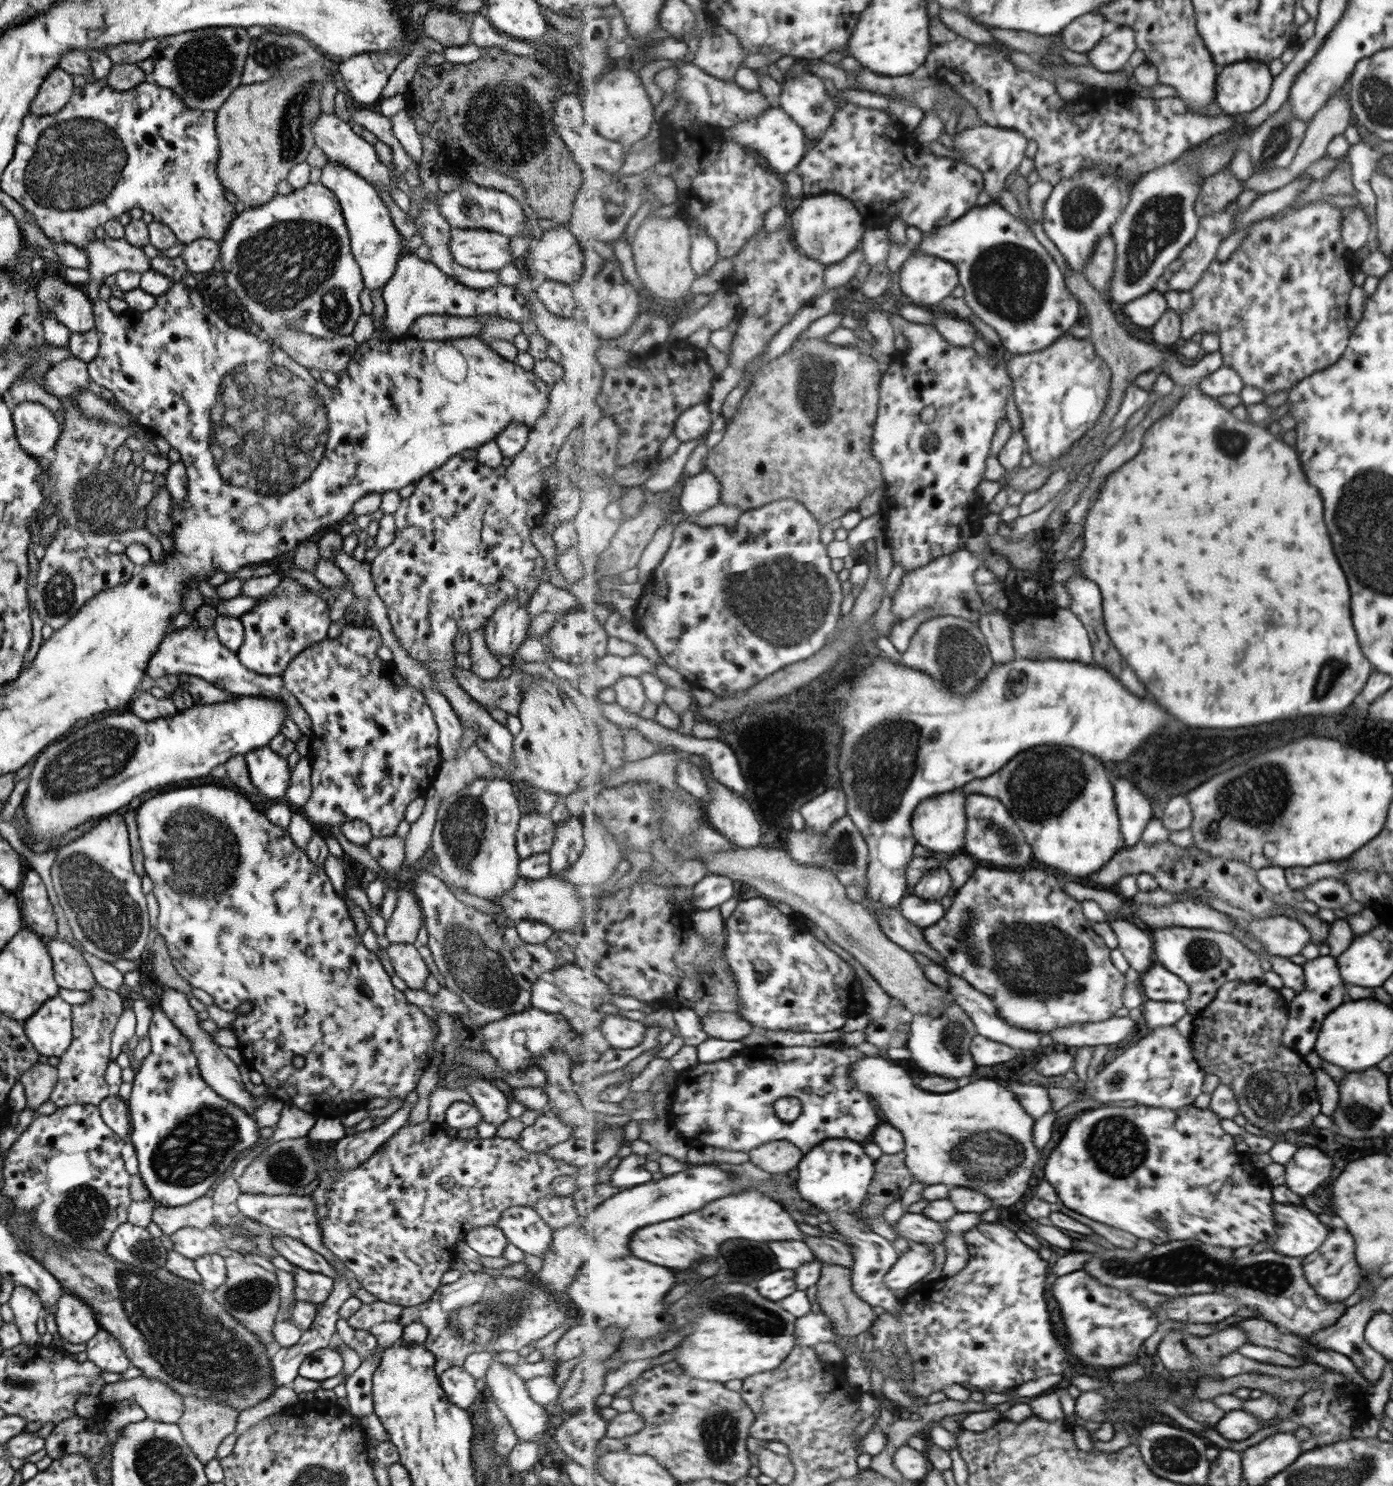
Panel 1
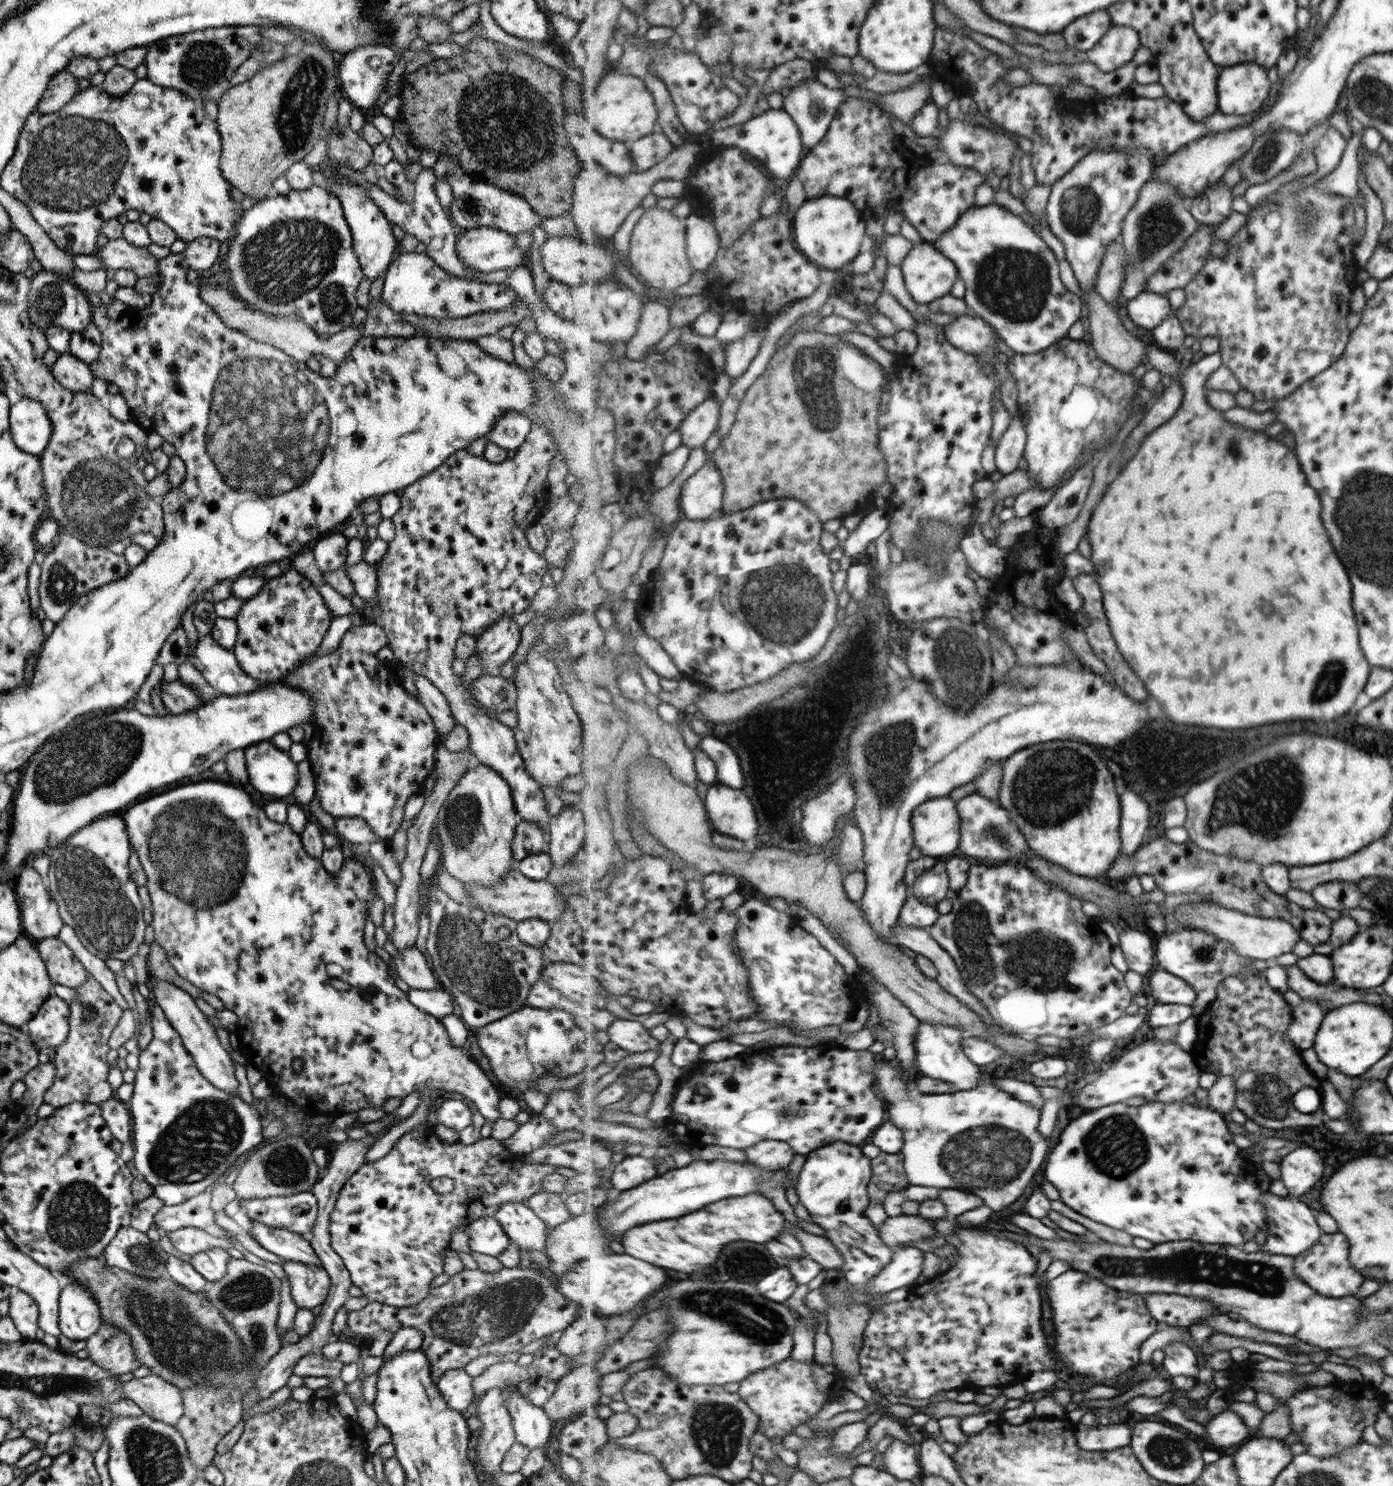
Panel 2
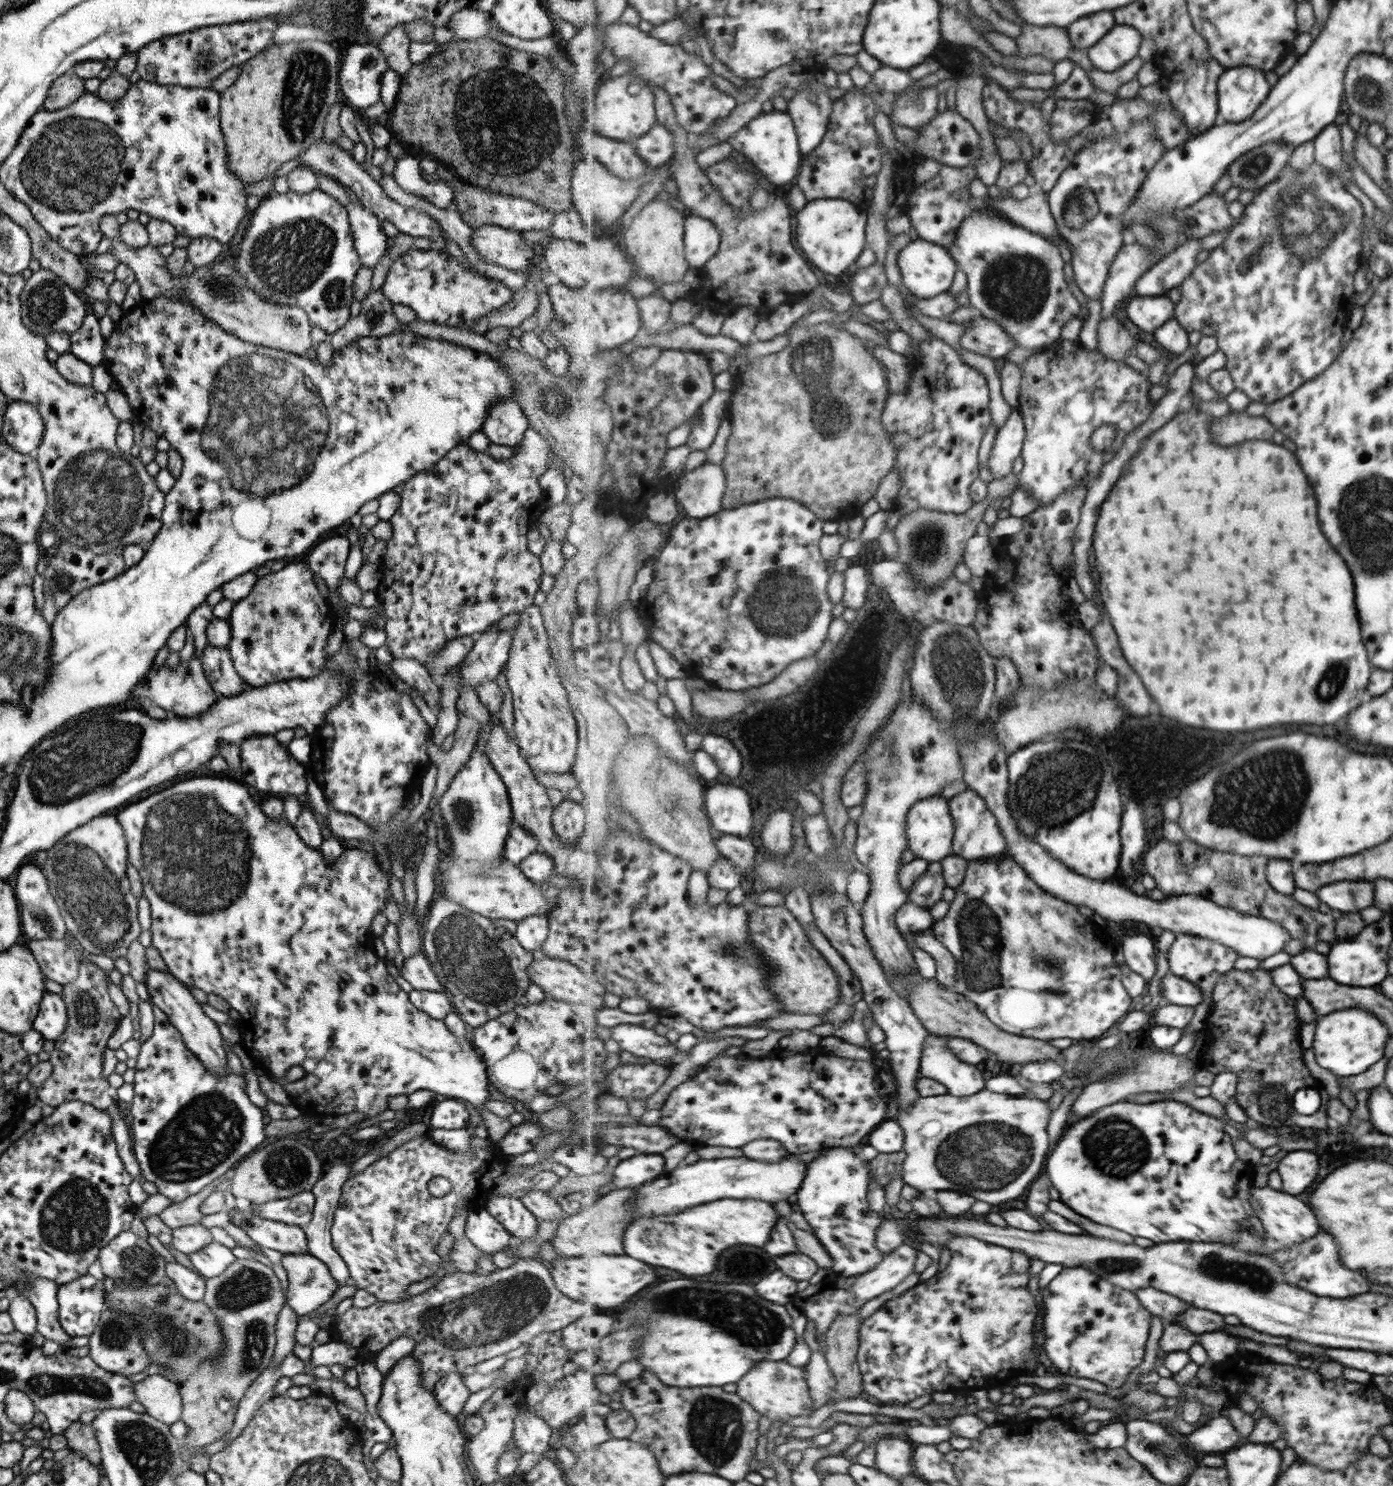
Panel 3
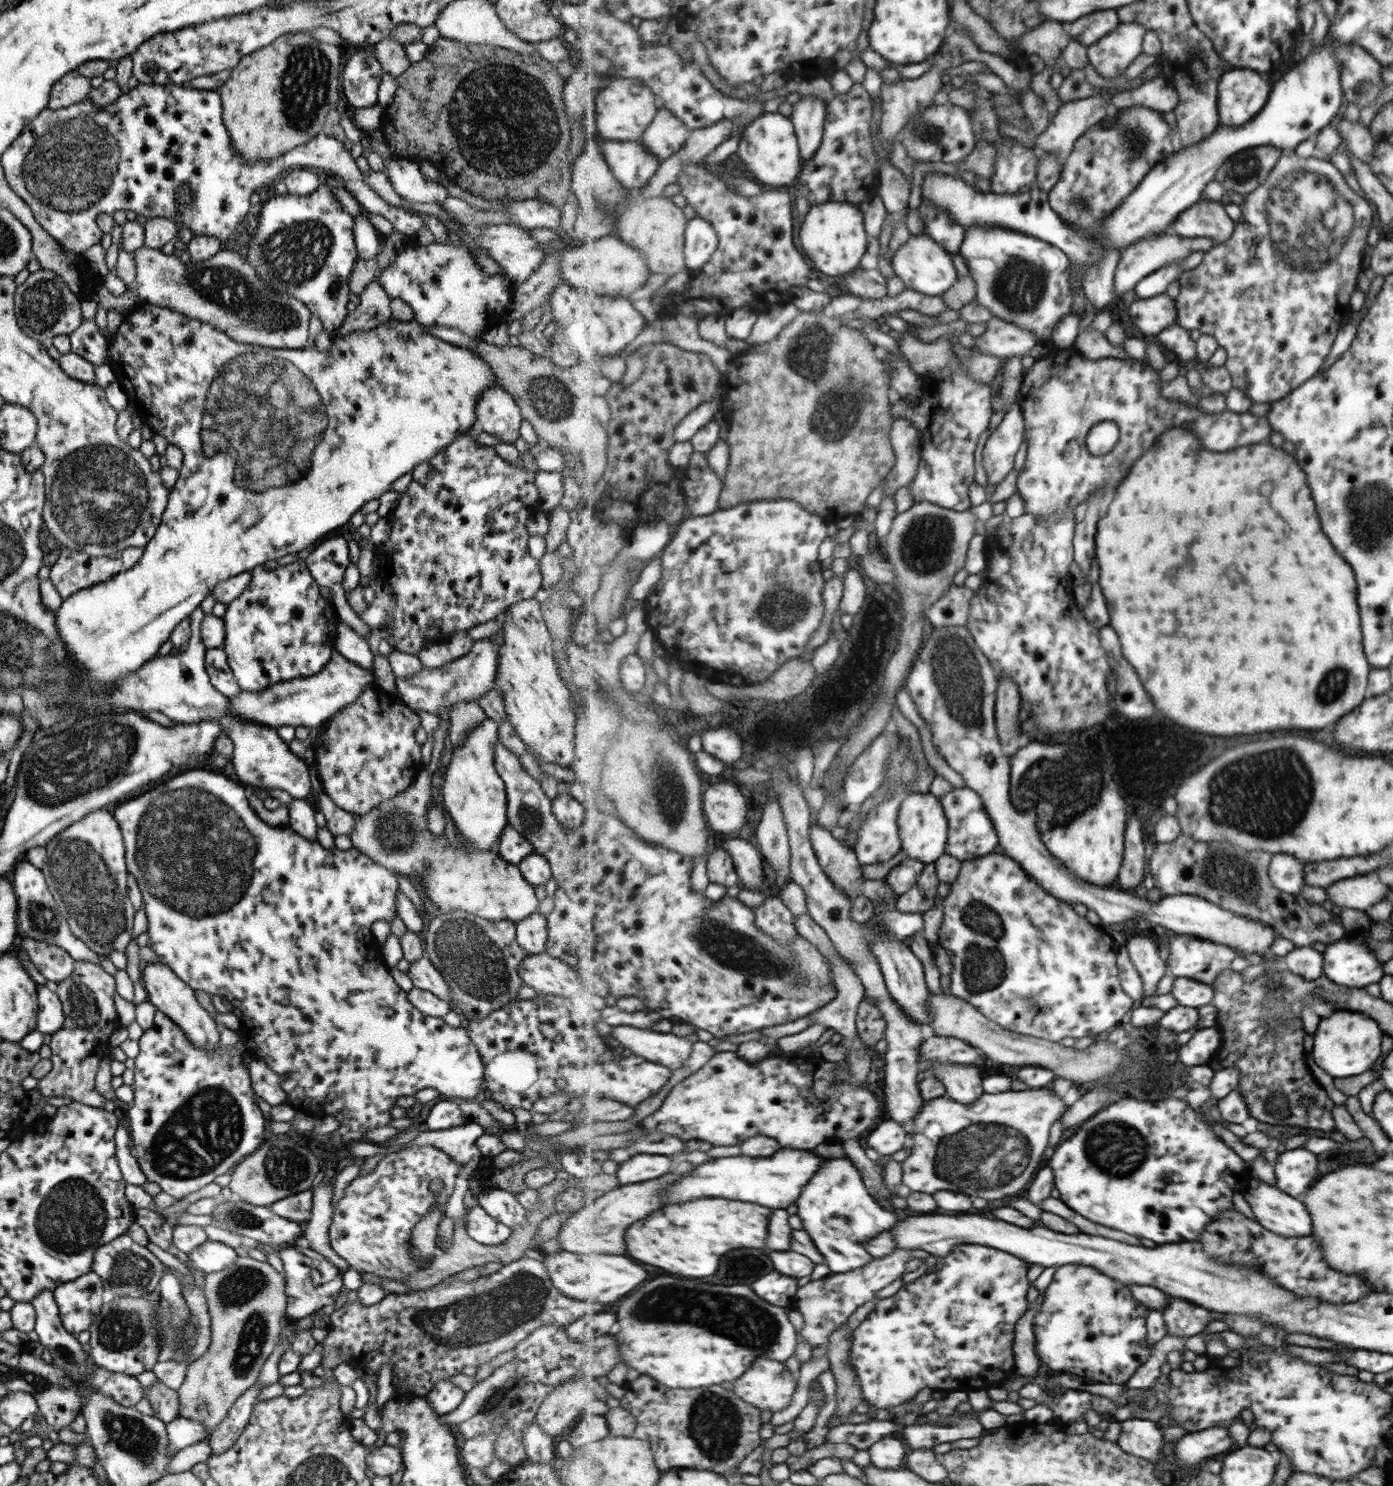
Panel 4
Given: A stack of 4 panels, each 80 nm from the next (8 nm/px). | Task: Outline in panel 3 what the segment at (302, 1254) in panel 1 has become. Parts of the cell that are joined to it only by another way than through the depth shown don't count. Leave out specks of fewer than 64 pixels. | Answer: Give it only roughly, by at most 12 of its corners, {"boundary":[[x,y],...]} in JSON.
{"boundary":[[233,1208],[230,1221],[259,1248],[307,1253],[302,1228]]}

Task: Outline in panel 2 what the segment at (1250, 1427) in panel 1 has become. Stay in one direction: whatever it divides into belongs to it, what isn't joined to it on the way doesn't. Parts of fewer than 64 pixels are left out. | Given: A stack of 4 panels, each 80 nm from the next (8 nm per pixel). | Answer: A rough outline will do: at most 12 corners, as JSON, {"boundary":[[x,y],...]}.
{"boundary":[[1225,1410],[1205,1426],[1206,1448],[1242,1446],[1251,1430],[1239,1414]]}

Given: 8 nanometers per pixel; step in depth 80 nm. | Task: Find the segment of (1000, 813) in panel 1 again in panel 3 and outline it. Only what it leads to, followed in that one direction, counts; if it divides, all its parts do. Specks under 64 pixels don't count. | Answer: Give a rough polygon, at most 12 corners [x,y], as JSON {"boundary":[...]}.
{"boundary":[[971,788],[948,799],[953,855],[1009,857],[997,816]]}

